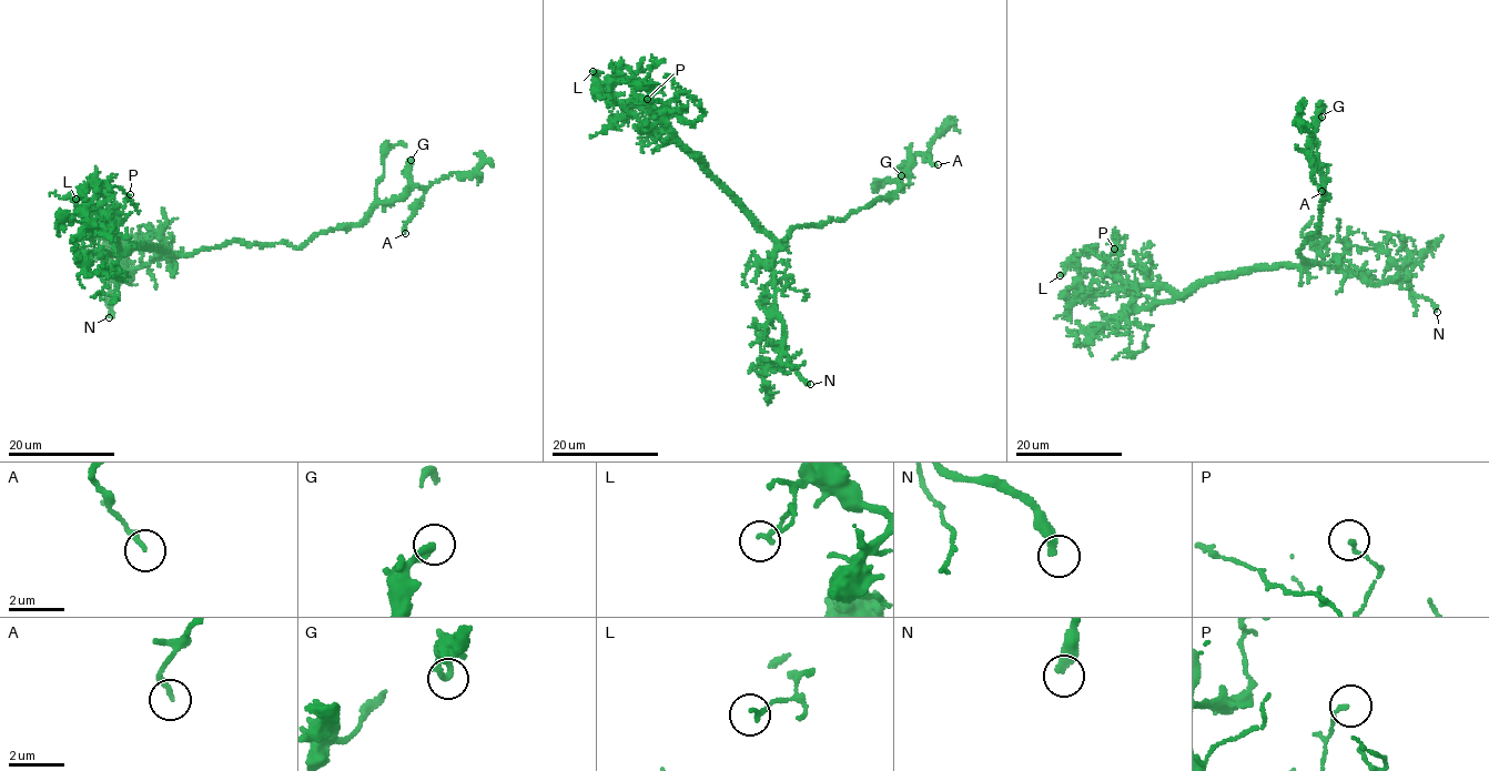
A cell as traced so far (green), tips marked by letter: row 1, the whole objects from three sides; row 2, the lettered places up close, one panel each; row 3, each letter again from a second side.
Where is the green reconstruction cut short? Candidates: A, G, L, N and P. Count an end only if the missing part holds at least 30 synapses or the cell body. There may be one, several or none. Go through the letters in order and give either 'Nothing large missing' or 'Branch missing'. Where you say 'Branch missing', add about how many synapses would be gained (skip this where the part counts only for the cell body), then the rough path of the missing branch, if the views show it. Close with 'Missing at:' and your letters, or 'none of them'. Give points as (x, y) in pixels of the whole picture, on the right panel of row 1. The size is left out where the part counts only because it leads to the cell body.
A: Nothing large missing
G: Nothing large missing
L: Nothing large missing
N: Branch missing. Course of what is missing: (1437, 312), (1437, 322), (1470, 331), (1487, 316), (1475, 310), (1458, 315), (1450, 330)
P: Nothing large missing
Missing at: N

